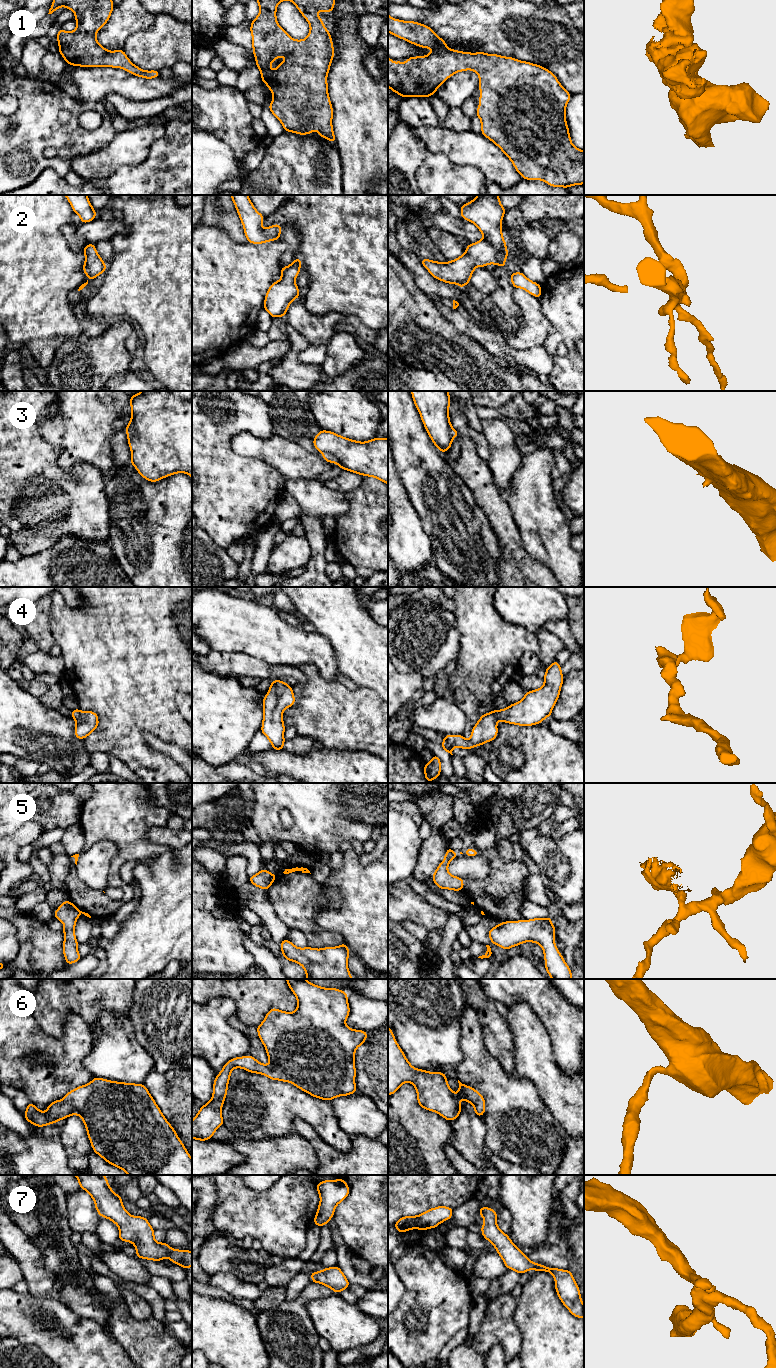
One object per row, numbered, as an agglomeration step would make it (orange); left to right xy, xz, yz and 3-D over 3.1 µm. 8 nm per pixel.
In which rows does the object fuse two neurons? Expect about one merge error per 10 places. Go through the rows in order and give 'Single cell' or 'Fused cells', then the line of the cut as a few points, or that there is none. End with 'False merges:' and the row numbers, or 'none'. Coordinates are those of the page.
1: Single cell. No split
2: Single cell. No split
3: Fused cells. Split along xz (322, 452), (333, 454), (344, 468)
4: Single cell. No split
5: Fused cells. Split along yz (481, 911), (483, 914)
6: Single cell. No split
7: Single cell. No split
False merges: 3, 5

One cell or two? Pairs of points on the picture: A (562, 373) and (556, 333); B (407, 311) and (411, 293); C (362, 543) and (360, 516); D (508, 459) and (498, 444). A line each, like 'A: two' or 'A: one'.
A: one
B: one
C: one
D: one

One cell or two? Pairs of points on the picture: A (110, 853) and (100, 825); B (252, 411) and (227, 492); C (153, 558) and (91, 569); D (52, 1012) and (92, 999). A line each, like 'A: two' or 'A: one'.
A: two
B: one
C: two
D: one

